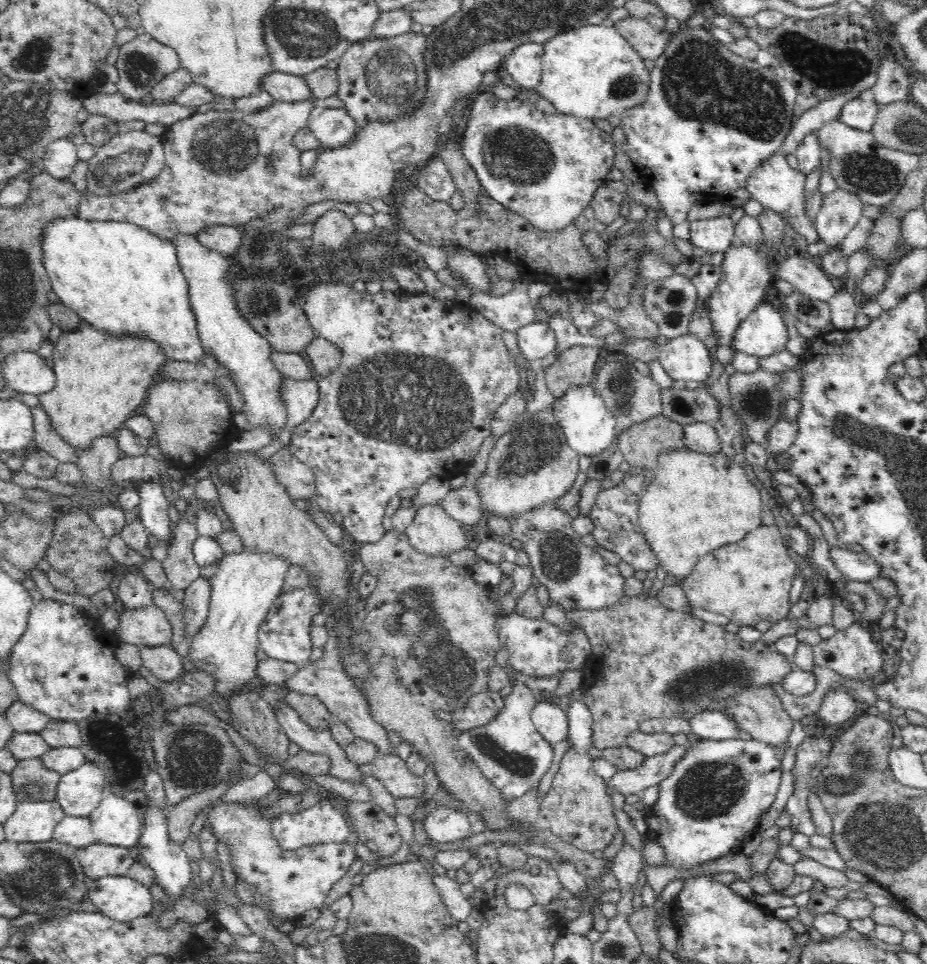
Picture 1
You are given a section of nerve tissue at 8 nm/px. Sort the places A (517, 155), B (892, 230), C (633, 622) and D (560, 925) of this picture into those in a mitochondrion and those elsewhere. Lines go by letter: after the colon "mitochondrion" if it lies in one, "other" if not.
A: mitochondrion
B: other
C: other
D: other

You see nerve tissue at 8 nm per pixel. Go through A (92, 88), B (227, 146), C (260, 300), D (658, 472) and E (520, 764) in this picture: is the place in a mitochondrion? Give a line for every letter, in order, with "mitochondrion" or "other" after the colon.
A: other
B: mitochondrion
C: mitochondrion
D: other
E: mitochondrion

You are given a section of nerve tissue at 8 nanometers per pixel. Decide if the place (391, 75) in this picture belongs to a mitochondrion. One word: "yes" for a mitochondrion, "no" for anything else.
yes

